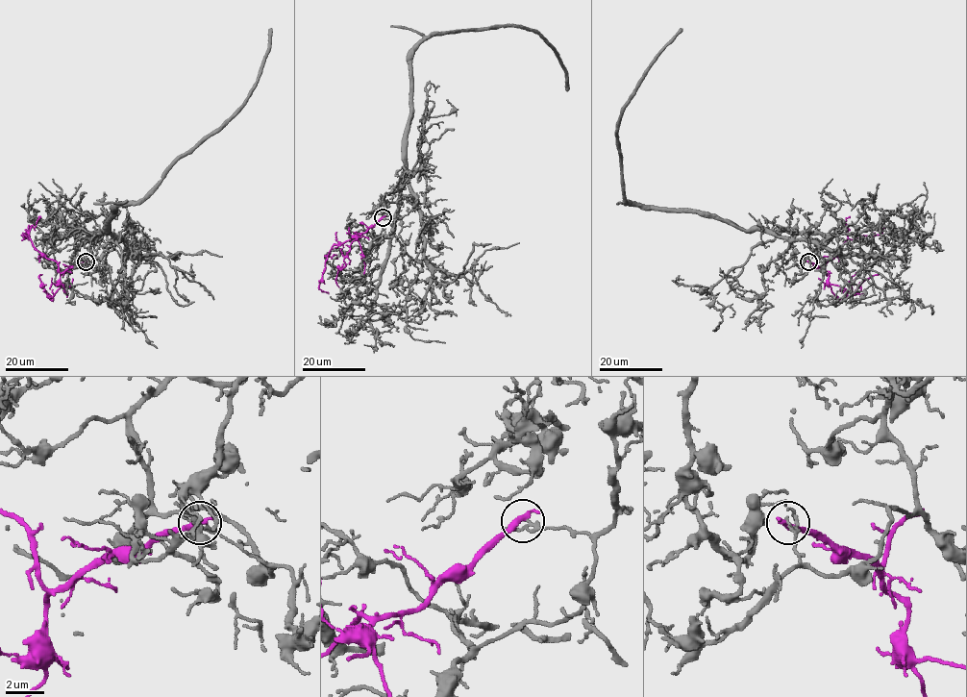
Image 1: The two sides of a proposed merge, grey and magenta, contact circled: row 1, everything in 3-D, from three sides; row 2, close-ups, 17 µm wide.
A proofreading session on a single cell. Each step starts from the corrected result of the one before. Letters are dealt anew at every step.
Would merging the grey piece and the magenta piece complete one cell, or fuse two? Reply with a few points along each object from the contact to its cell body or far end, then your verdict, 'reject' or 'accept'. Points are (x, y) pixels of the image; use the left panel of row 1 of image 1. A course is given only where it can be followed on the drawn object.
grey runs (86, 261), (97, 270), (78, 259), (74, 244), (109, 230), (114, 209), (140, 199), (244, 102), (271, 28); magenta runs (86, 261), (61, 273), (58, 264), (43, 257), (30, 238), (21, 235), (31, 226); reject

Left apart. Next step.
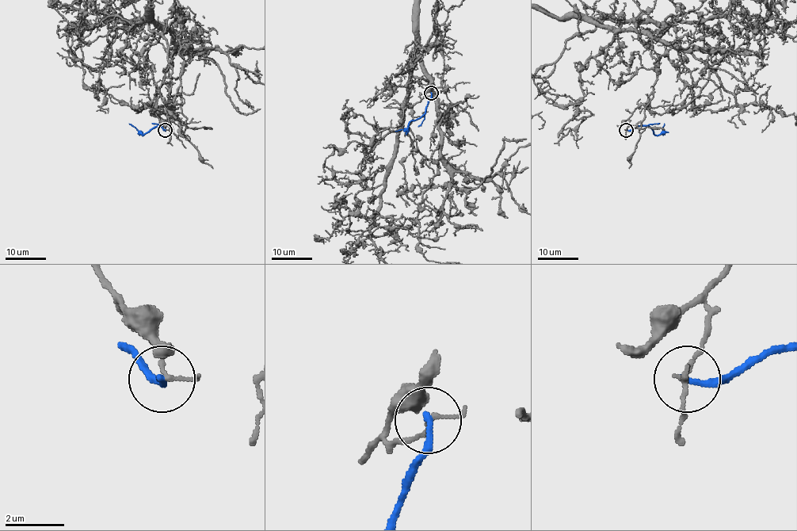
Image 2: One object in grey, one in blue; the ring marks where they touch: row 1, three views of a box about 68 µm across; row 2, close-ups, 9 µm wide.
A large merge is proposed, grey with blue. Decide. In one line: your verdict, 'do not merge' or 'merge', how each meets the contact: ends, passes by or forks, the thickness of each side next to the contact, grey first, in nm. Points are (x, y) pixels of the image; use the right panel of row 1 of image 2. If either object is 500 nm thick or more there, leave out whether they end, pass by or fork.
do not merge; grey ends; blue ends; calibres 160 and 240 nm

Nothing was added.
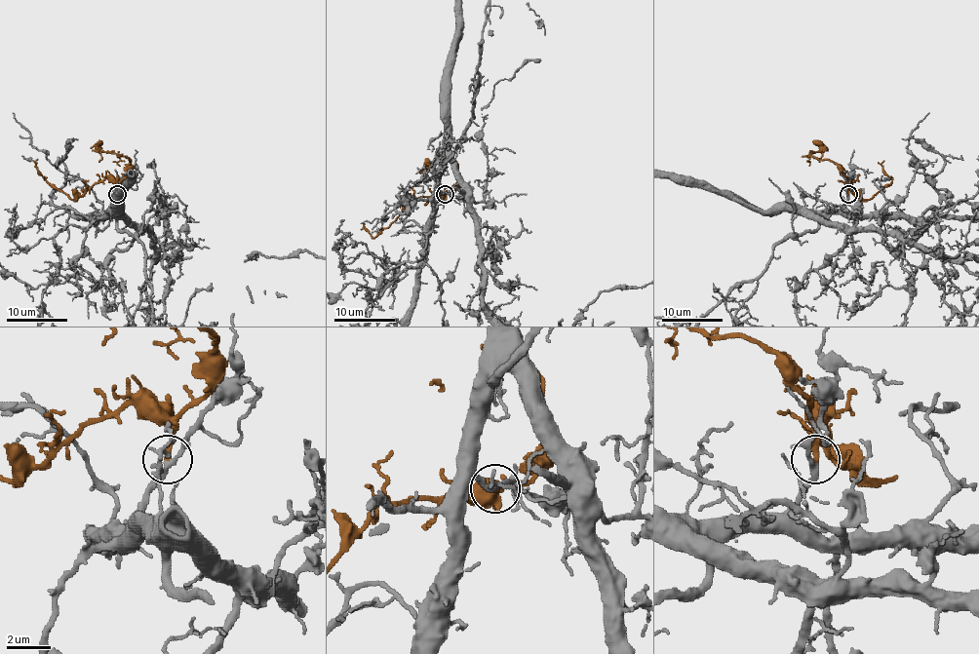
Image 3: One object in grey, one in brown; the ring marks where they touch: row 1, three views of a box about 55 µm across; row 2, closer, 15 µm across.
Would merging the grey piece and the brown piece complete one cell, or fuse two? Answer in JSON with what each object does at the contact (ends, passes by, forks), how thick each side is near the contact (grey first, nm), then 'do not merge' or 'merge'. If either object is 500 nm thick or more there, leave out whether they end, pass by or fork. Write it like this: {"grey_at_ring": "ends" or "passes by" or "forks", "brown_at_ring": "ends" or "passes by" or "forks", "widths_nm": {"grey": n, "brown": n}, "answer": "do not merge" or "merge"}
{"grey_at_ring": "passes by", "brown_at_ring": "ends", "widths_nm": {"grey": 240, "brown": 260}, "answer": "merge"}

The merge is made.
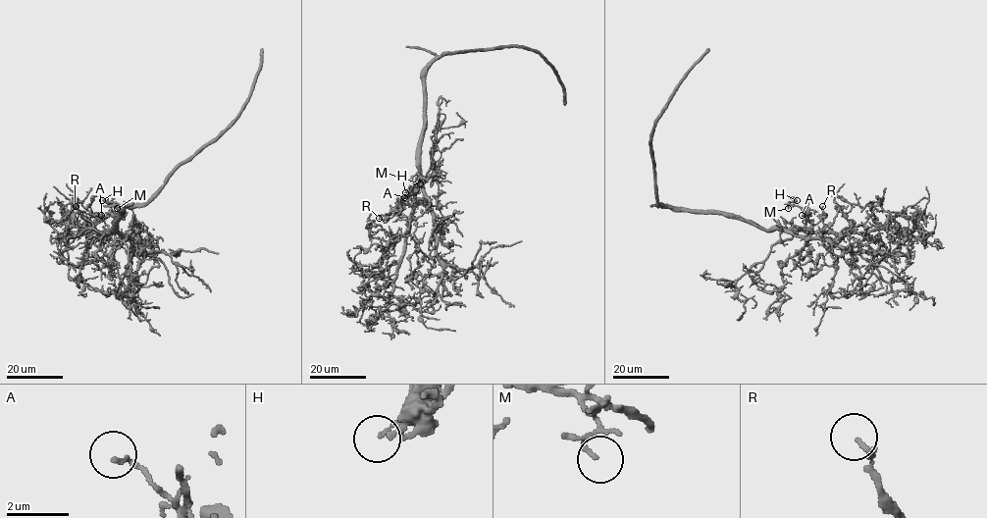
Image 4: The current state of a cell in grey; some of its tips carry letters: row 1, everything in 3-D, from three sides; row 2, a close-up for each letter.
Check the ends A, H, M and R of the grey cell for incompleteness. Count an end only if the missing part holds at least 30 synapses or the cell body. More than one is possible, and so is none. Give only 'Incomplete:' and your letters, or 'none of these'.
Incomplete: none of these

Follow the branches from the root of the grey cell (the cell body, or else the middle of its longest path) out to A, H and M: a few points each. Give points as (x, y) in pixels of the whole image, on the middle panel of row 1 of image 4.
A: (424, 118), (415, 195), (418, 202), (404, 203), (404, 197)
H: (424, 118), (415, 195), (418, 202), (423, 200), (424, 187), (420, 184), (405, 192)
M: (424, 118), (415, 195), (418, 202), (424, 196), (424, 187), (420, 183)

